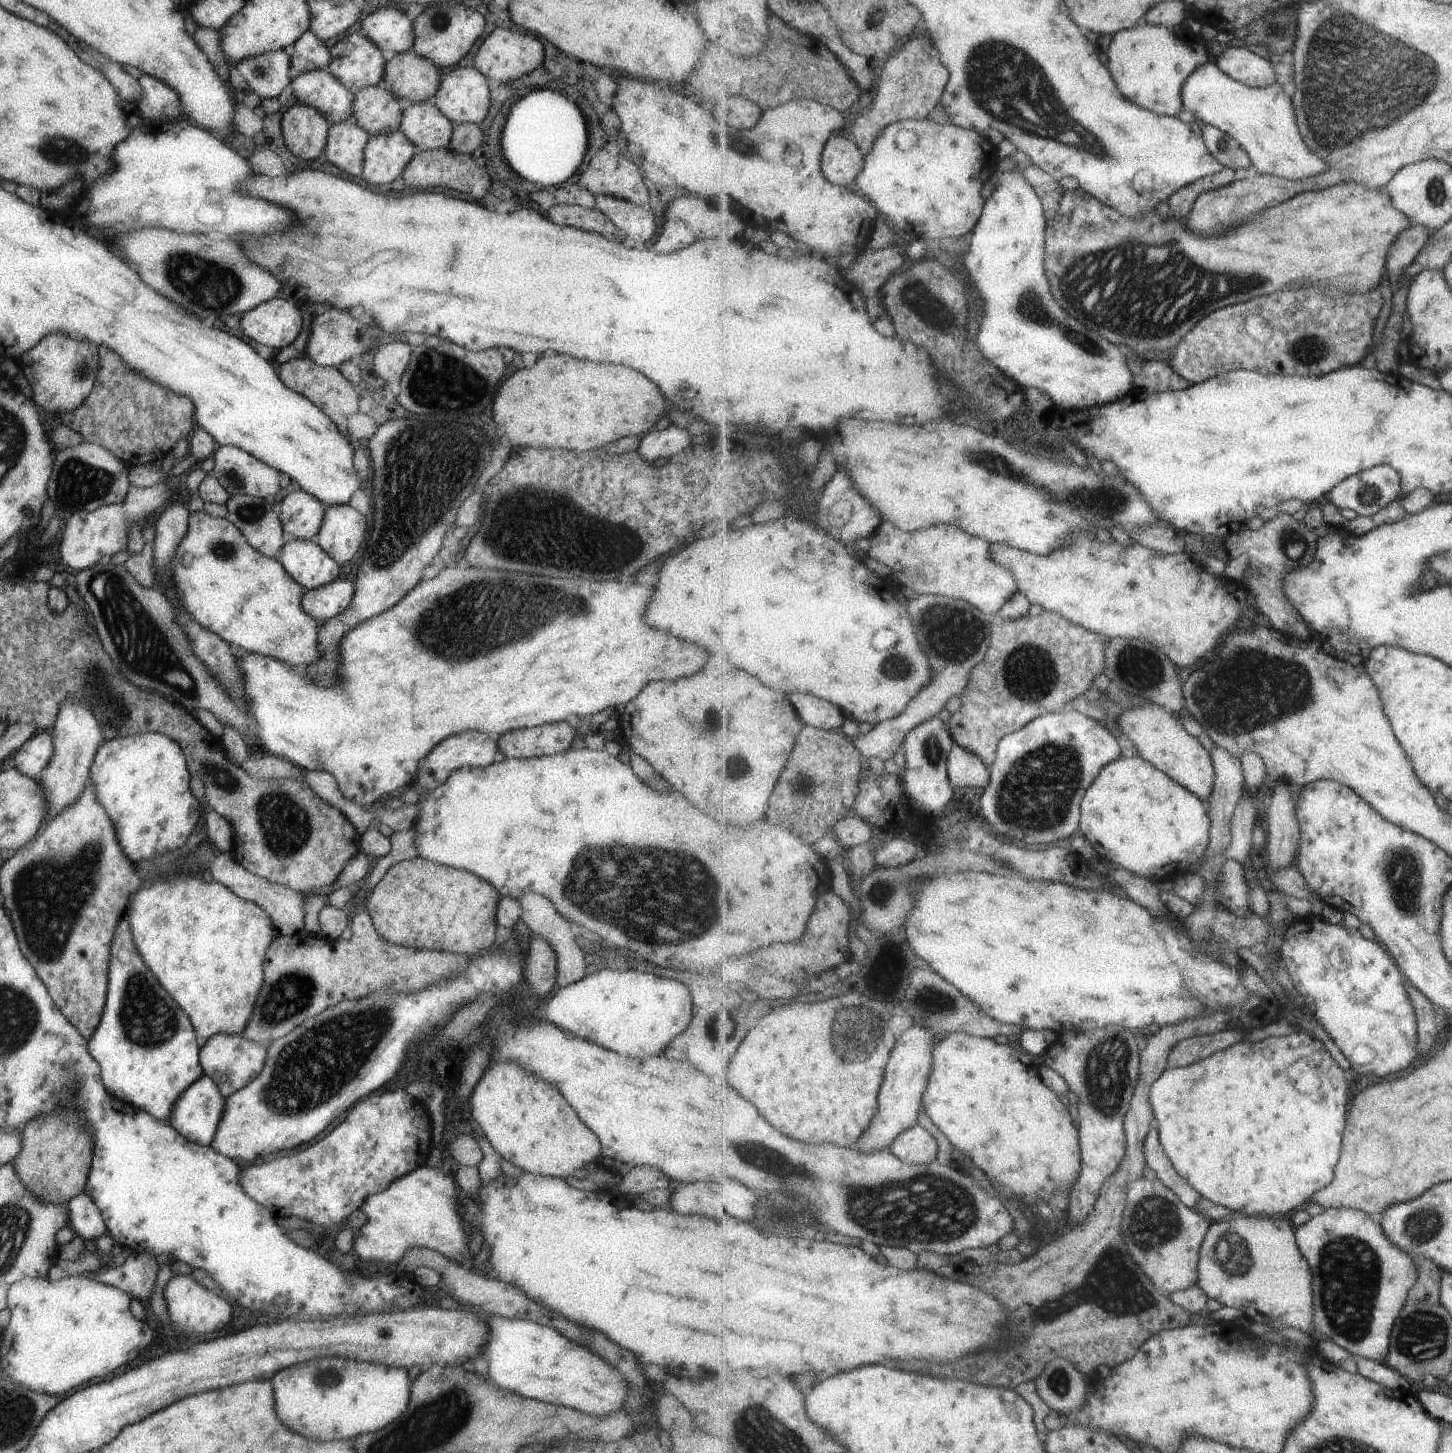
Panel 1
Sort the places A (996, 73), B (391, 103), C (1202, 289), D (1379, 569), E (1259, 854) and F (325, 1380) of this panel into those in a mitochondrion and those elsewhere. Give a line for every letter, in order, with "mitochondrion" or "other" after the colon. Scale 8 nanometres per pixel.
A: mitochondrion
B: other
C: mitochondrion
D: other
E: other
F: mitochondrion

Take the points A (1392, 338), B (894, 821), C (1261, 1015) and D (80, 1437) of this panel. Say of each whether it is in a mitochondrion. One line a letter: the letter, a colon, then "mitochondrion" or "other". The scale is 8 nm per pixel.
A: other
B: other
C: other
D: other

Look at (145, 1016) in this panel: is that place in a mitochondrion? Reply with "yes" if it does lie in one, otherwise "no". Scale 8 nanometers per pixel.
yes

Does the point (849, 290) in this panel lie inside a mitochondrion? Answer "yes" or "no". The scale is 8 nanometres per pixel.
no

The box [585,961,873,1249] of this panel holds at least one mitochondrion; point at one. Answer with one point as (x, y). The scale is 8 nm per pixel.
(743, 1147)

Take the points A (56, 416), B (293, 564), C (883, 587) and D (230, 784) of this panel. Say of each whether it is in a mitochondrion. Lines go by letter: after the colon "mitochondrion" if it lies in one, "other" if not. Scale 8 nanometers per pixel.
A: other
B: other
C: other
D: other

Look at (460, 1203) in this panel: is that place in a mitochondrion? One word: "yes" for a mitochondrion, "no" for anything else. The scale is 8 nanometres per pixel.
no

